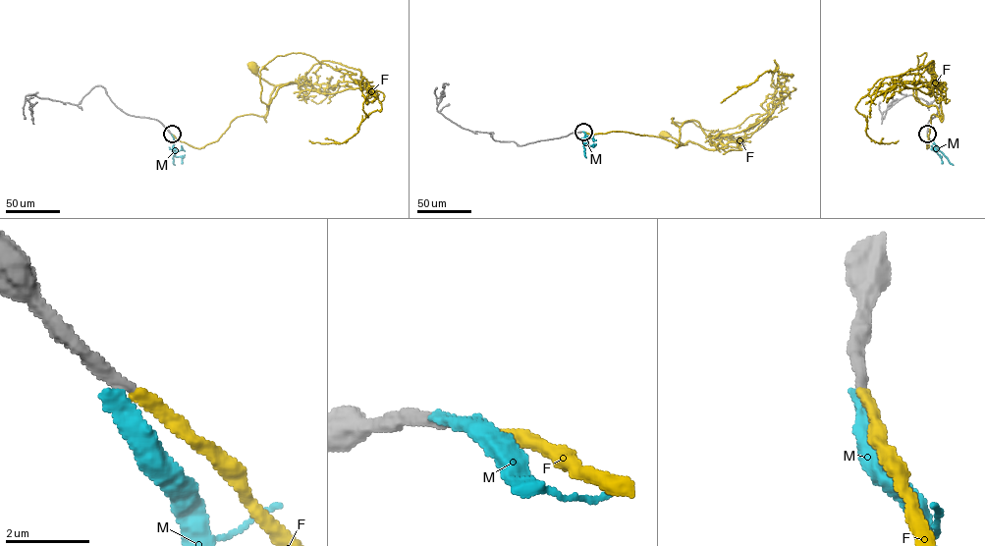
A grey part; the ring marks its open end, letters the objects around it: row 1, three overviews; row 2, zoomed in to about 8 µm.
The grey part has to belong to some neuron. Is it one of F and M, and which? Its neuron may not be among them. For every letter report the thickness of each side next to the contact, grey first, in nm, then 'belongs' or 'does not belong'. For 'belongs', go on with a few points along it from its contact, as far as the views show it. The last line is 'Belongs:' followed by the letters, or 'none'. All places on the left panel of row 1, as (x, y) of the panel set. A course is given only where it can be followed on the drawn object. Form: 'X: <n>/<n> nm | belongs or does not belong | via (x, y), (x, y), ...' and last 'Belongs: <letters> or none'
F: 280/300 nm | belongs | via (172, 135), (200, 148), (216, 141), (238, 117), (254, 114), (266, 122), (275, 86), (262, 79), (254, 67)
M: 360/340 nm | does not belong
Belongs: F

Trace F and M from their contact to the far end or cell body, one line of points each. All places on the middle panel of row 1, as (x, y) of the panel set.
F: (583, 132), (590, 135), (628, 132), (661, 137), (674, 142), (676, 147), (686, 144), (666, 134)
M: (582, 132), (586, 157)

